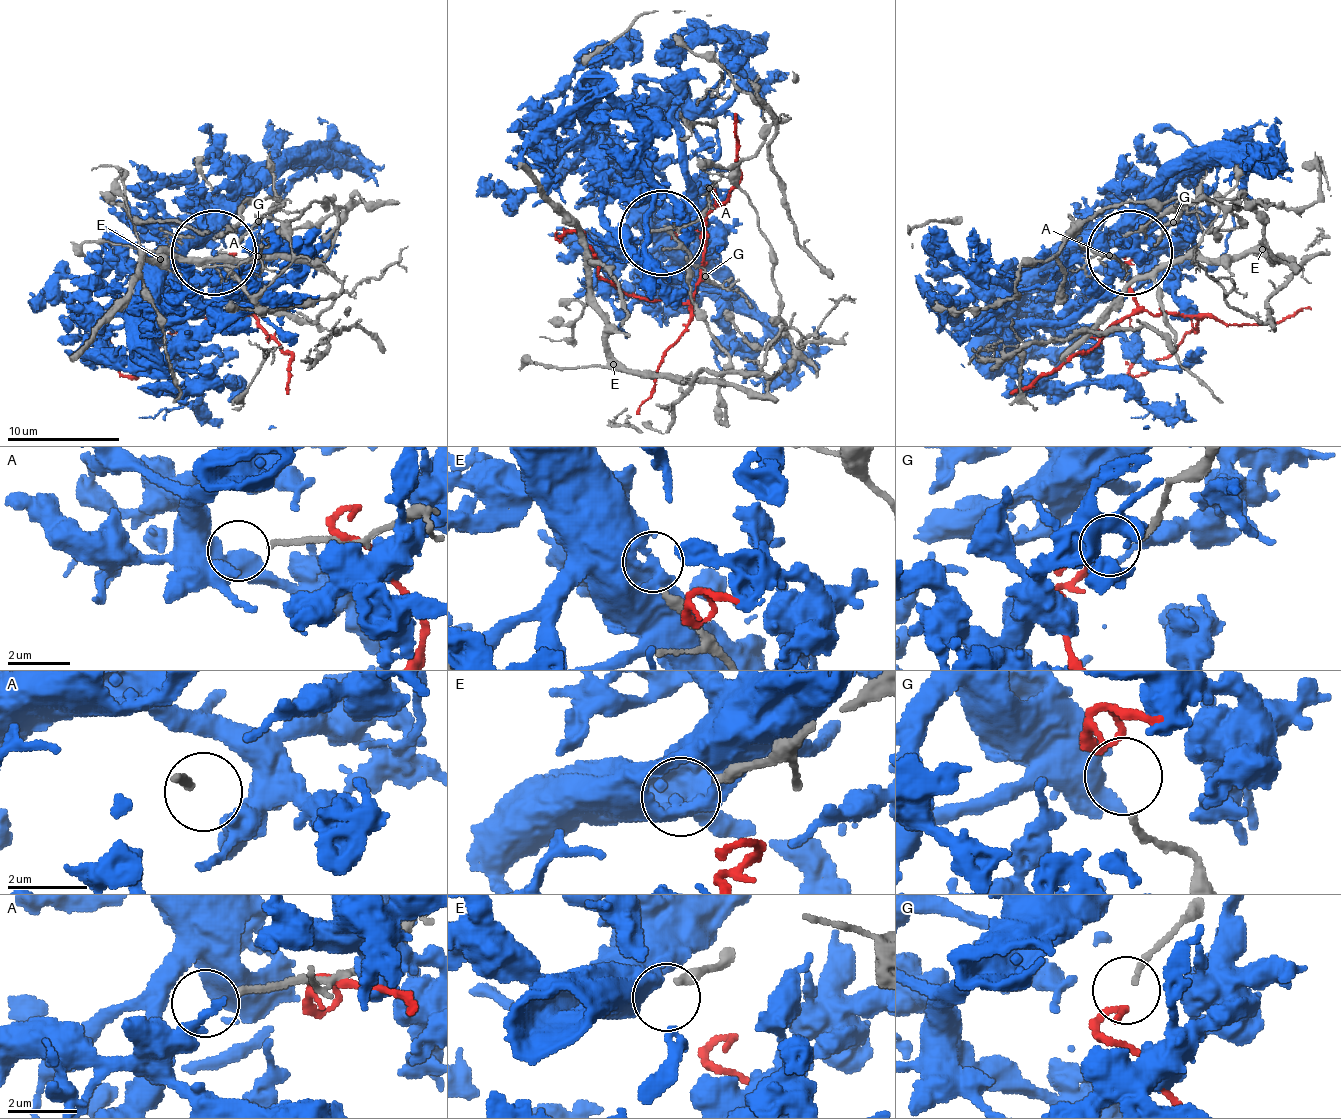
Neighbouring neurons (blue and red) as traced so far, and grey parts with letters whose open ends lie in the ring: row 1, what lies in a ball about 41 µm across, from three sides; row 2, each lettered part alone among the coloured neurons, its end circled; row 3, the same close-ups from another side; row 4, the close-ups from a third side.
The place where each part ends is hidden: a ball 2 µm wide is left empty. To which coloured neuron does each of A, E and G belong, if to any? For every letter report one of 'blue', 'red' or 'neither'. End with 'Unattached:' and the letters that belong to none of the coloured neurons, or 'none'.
A: neither
E: neither
G: red
Unattached: A, E

